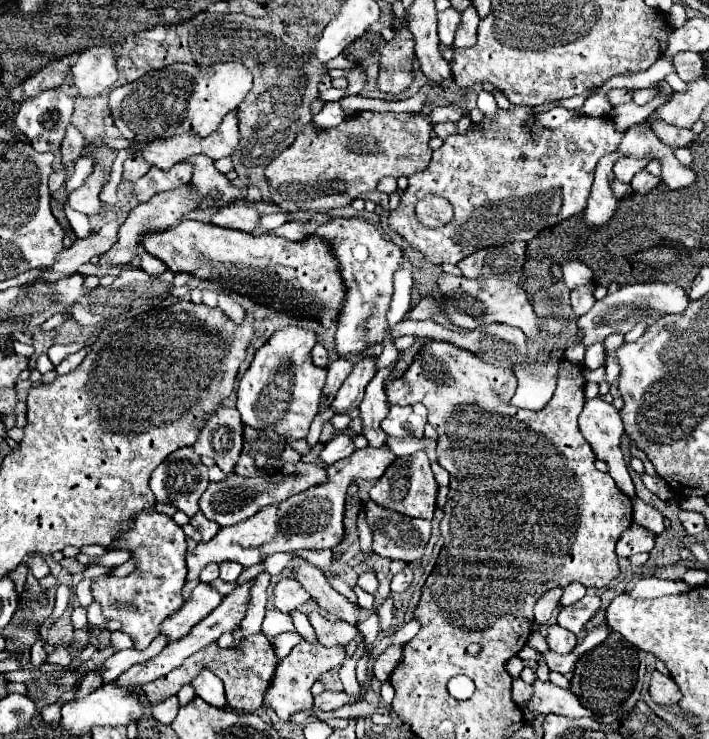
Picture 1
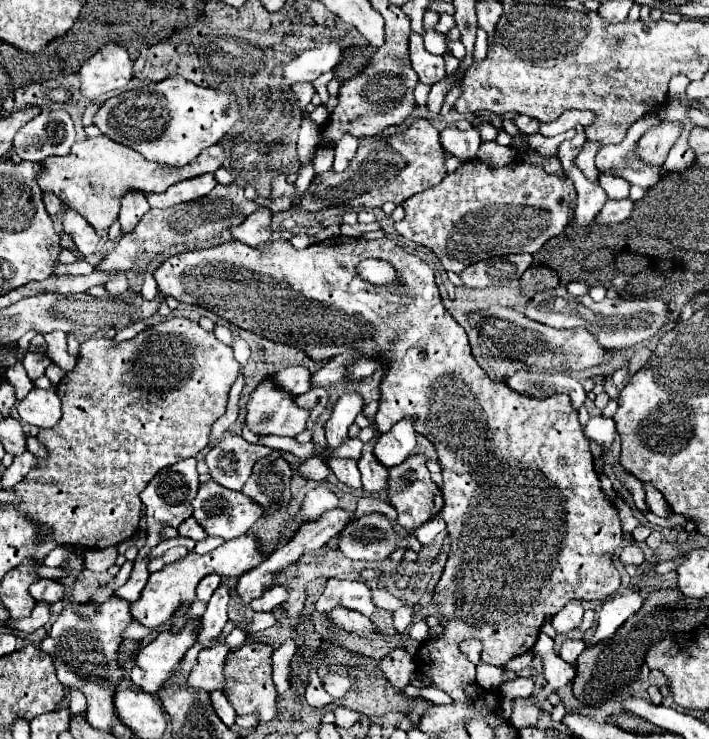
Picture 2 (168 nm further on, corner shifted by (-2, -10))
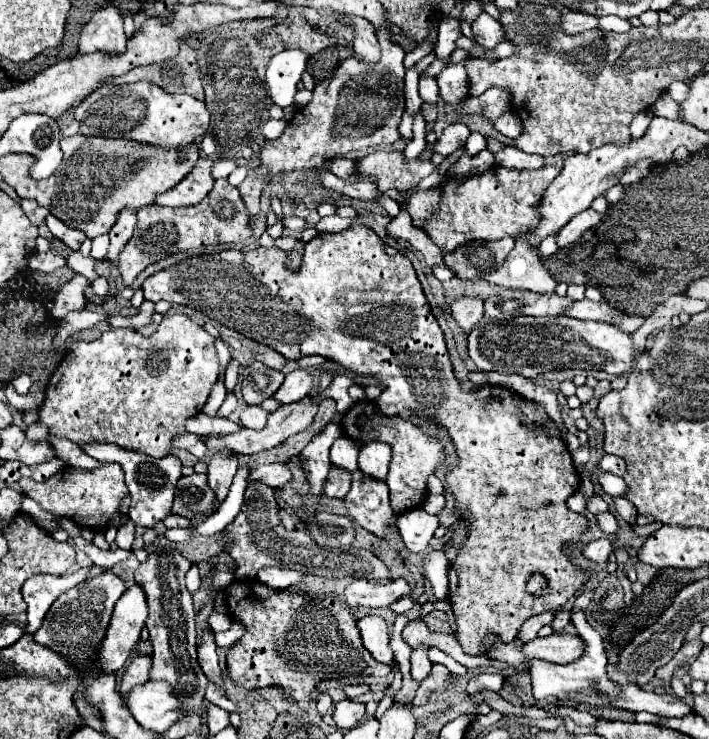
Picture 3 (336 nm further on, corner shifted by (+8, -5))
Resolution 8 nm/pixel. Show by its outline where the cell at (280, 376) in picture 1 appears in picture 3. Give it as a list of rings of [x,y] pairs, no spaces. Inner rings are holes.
[[[248,405],[248,407],[242,411],[242,415],[240,415],[242,425],[248,427],[248,429],[256,429],[256,431],[264,429],[266,419],[268,419],[268,411],[264,411],[264,409],[258,407],[258,405]]]

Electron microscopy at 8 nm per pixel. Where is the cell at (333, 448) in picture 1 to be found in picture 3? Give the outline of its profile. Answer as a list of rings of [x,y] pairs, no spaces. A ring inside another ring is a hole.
[[[272,463],[272,465],[258,465],[250,469],[248,483],[264,483],[268,487],[282,487],[290,481],[290,469],[284,463]]]

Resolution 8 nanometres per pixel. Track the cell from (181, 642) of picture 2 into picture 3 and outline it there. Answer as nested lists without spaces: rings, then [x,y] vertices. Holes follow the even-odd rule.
[[[138,655],[136,659],[132,659],[132,663],[126,667],[126,671],[122,675],[122,681],[120,681],[120,695],[122,697],[126,697],[132,691],[132,687],[142,685],[150,679],[148,677],[150,665],[152,665],[152,661],[146,655]]]

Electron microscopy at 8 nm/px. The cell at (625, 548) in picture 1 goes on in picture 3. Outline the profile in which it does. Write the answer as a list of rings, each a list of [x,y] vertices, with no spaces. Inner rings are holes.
[[[598,539],[598,541],[590,541],[588,545],[582,545],[580,547],[580,553],[588,559],[588,561],[594,561],[594,563],[606,563],[608,561],[608,555],[612,553],[612,543],[610,539]]]

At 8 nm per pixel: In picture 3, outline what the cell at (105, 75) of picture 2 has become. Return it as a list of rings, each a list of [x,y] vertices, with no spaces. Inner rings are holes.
[[[108,5],[92,15],[92,19],[82,27],[80,53],[108,51],[120,53],[126,47],[126,35],[122,29],[122,15],[116,5]]]

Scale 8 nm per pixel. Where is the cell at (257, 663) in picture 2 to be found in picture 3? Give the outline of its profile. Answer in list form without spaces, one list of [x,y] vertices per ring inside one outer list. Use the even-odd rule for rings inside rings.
[[[256,577],[230,583],[224,589],[224,599],[228,615],[246,628],[240,641],[226,653],[228,675],[244,689],[276,685],[284,689],[286,695],[292,695],[300,709],[306,711],[312,701],[312,691],[320,681],[358,675],[386,677],[392,671],[366,651],[356,617],[344,603],[328,603],[332,619],[324,619],[324,615],[320,615],[320,597],[288,589],[270,589]]]

